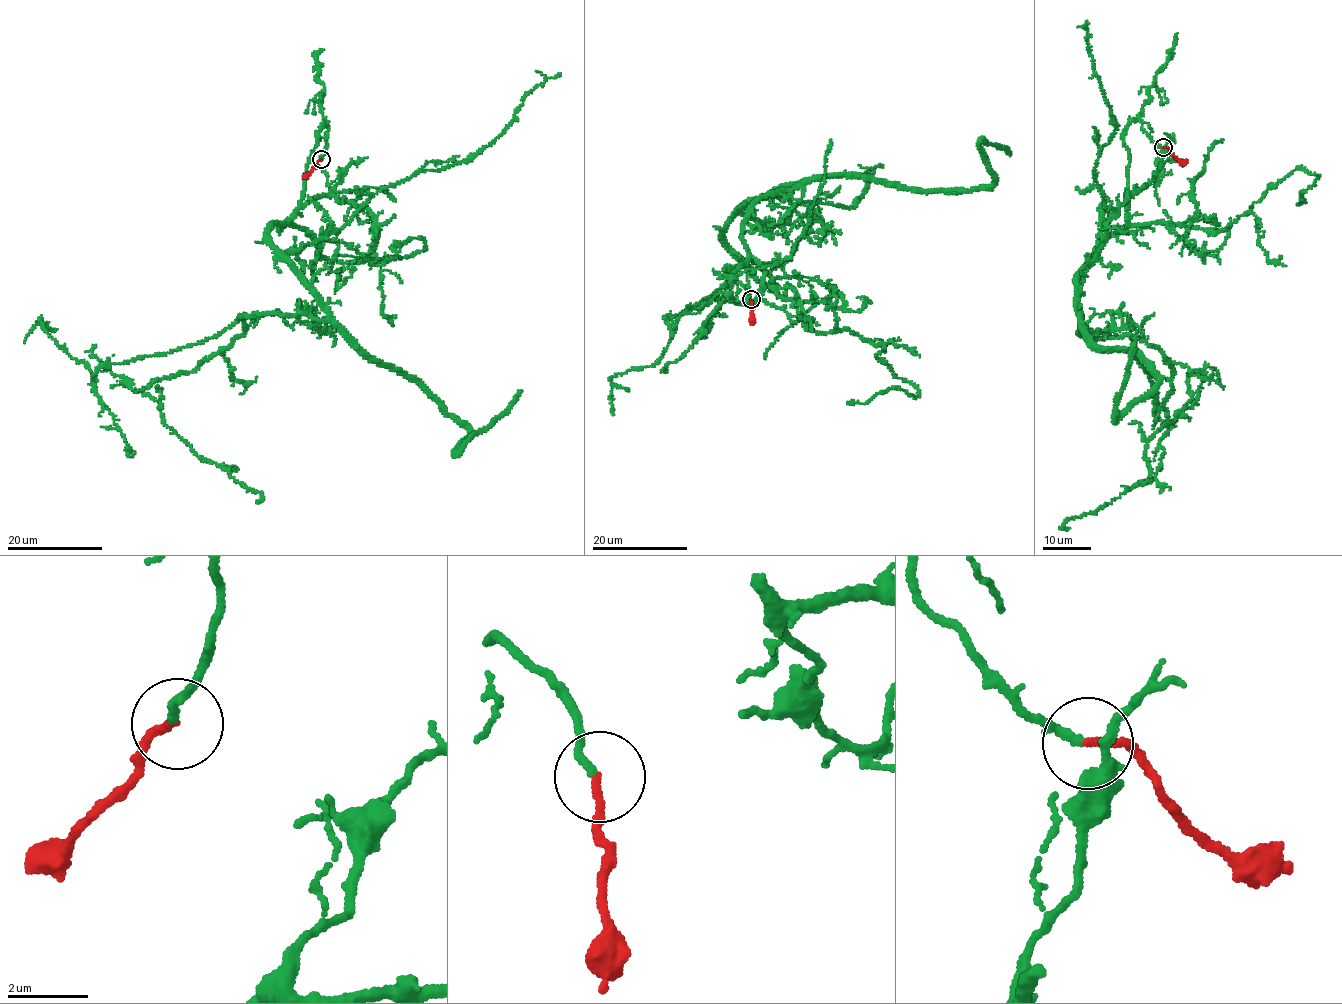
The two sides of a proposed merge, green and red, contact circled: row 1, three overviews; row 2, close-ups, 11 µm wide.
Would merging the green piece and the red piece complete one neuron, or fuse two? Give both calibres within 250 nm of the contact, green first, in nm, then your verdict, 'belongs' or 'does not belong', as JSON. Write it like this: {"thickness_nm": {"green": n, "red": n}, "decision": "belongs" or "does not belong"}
{"thickness_nm": {"green": 200, "red": 200}, "decision": "belongs"}

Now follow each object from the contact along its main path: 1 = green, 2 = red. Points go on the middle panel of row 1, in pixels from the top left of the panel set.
1: (751, 298), (722, 234), (804, 180), (754, 204), (764, 287), (715, 310), (790, 255), (830, 151)
2: (751, 298), (752, 324)

